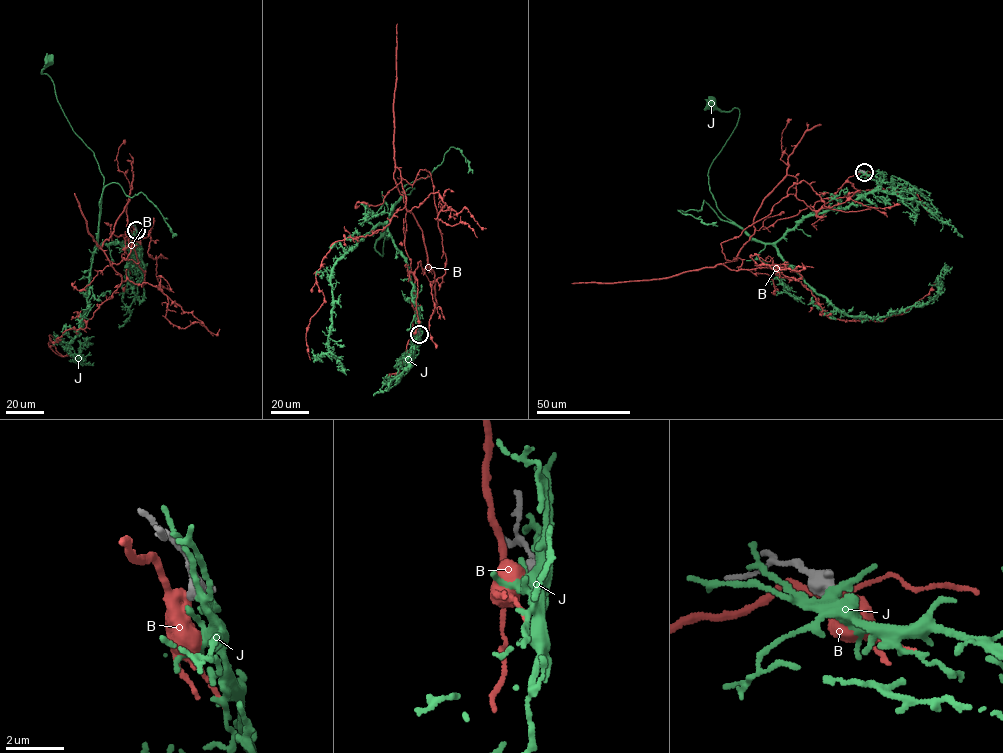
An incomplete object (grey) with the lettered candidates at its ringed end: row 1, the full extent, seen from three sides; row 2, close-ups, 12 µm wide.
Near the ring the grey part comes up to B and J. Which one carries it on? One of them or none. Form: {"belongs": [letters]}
{"belongs": ["J"]}

